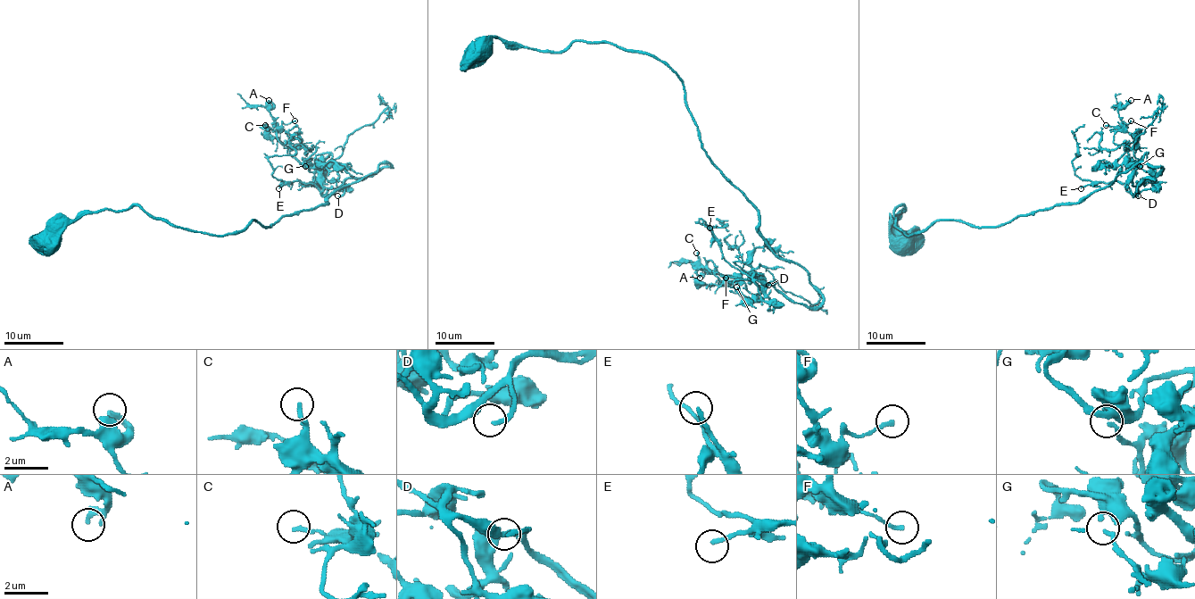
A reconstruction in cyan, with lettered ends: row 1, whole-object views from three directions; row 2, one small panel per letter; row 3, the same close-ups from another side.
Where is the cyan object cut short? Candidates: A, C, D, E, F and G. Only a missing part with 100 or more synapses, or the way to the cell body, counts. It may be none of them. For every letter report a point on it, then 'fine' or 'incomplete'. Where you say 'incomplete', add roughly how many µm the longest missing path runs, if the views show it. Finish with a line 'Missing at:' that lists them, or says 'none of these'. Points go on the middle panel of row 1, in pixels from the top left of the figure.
A: place (700, 278); fine
C: place (696, 253); fine
D: place (768, 285); incomplete; missing 35 µm
E: place (709, 228); fine
F: place (726, 278); fine
G: place (736, 287); fine
Missing at: D

